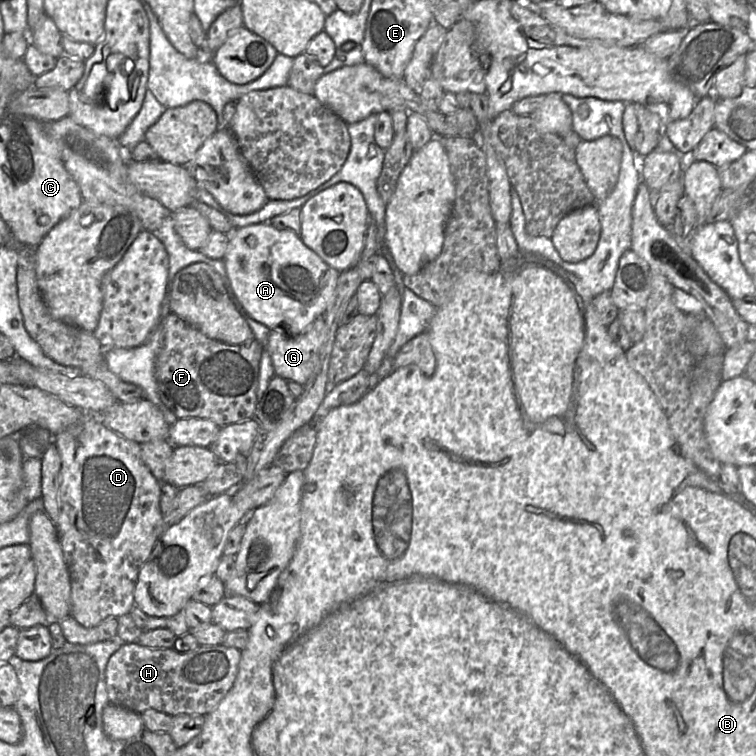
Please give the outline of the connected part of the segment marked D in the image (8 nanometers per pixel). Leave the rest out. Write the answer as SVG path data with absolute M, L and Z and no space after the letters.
M84 412L82 421L56 434L53 443L61 458L59 515L55 526L69 571L71 616L81 626L91 628L107 617L129 614L134 606L139 570L160 536L161 482L144 464L140 444L110 430L92 413Z

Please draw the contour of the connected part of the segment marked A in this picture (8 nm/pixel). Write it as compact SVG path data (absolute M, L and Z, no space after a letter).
M264 222L234 228L228 234L228 239L229 243L223 261L225 264L229 285L235 297L251 318L268 327L270 330L281 330L287 336L296 336L305 331L317 317L324 315L330 301L334 296L335 287L340 272L327 265L313 250L308 248L302 242L299 235L291 230L277 229L271 226L269 223Z

